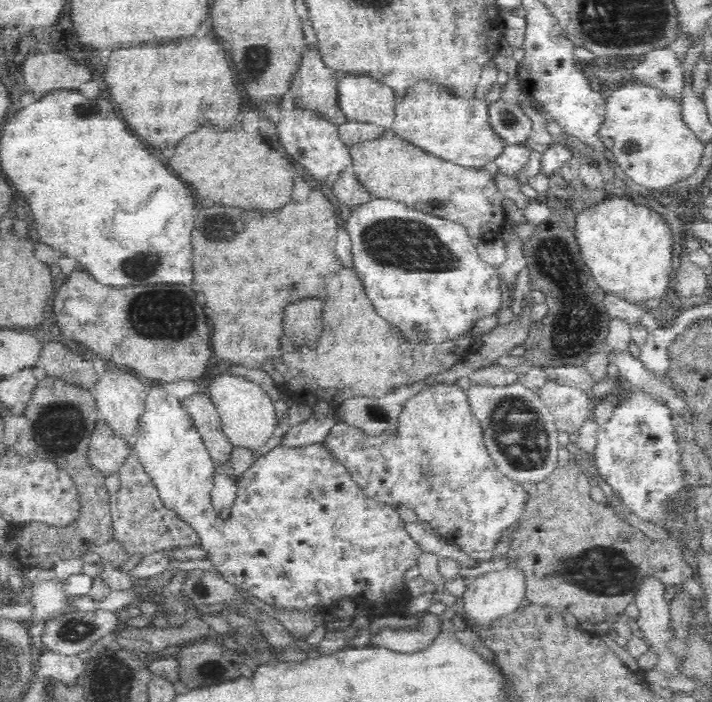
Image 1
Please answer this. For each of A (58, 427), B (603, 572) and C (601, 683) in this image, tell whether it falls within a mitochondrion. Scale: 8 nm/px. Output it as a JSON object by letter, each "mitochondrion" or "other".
{"A":"mitochondrion","B":"mitochondrion","C":"other"}

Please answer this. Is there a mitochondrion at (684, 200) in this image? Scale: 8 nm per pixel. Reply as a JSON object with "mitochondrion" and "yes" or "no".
{"mitochondrion":"no"}

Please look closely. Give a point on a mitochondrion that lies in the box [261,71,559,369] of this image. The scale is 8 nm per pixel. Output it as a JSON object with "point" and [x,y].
{"point":[404,242]}

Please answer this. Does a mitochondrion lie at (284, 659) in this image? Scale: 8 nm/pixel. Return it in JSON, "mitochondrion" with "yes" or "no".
{"mitochondrion":"no"}

